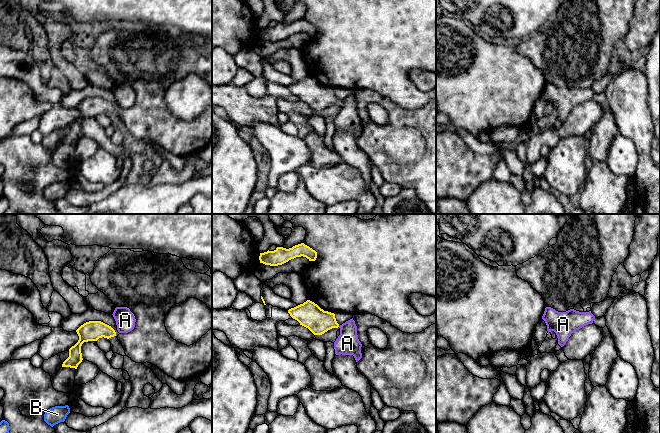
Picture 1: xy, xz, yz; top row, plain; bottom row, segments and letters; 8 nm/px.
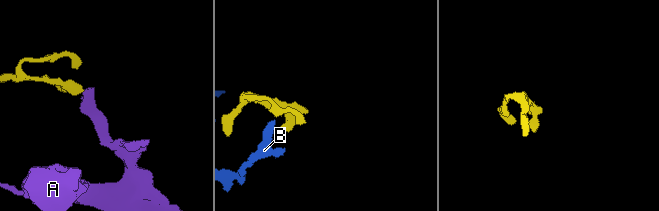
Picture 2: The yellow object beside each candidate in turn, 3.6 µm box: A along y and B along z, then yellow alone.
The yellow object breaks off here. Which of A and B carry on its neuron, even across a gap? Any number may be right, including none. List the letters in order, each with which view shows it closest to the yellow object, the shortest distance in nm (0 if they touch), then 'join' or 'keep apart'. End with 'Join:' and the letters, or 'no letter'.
A: xz | 0 nm | keep apart
B: xy | 300 nm | keep apart
Join: no letter

